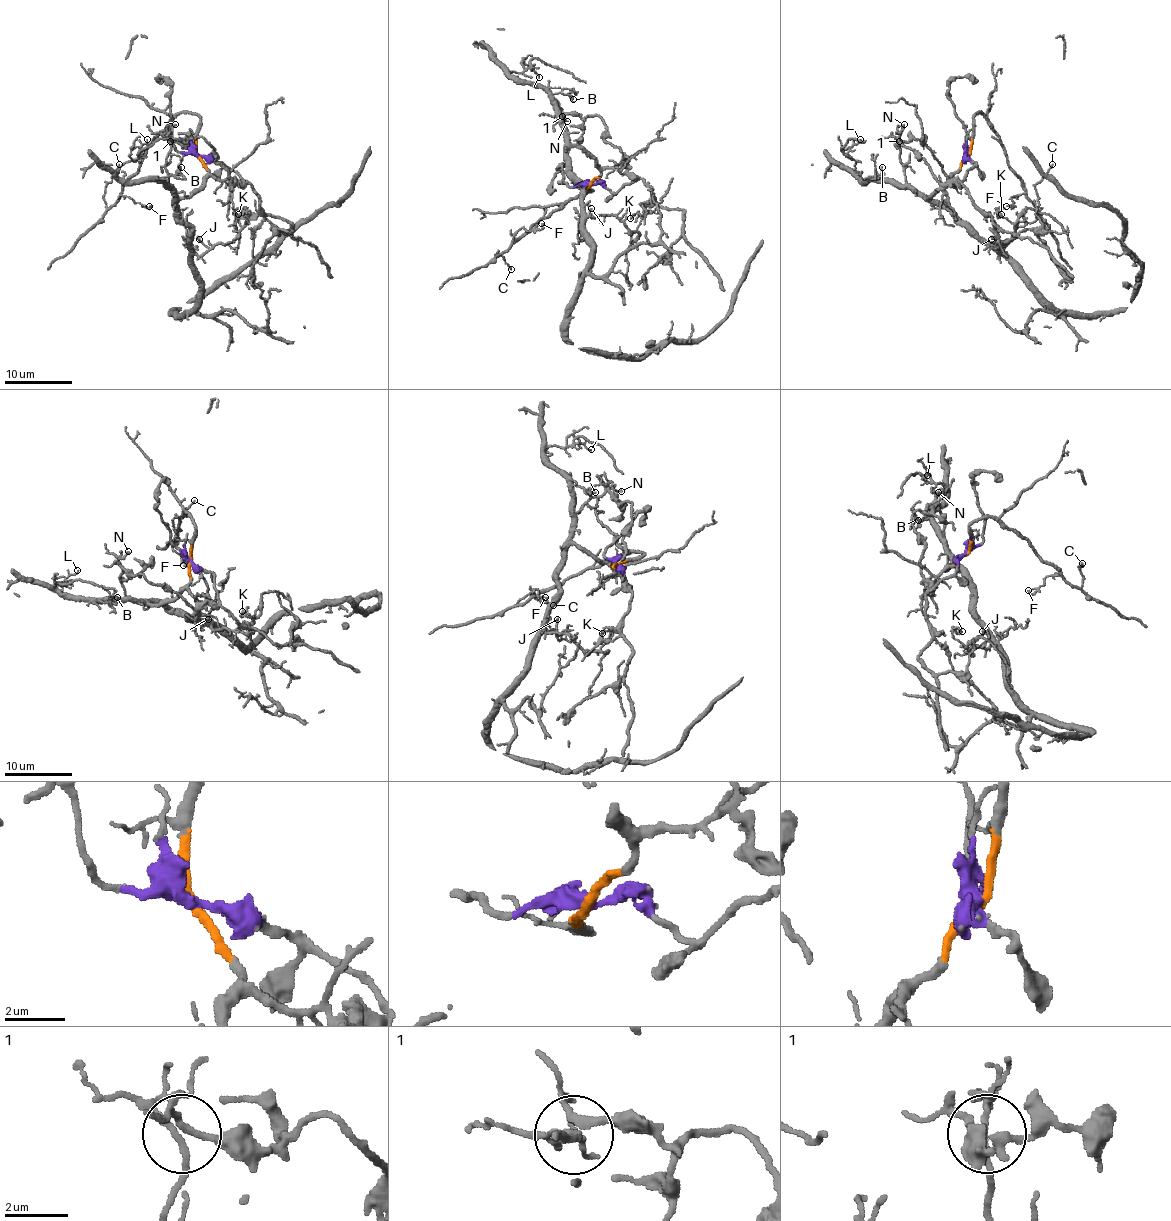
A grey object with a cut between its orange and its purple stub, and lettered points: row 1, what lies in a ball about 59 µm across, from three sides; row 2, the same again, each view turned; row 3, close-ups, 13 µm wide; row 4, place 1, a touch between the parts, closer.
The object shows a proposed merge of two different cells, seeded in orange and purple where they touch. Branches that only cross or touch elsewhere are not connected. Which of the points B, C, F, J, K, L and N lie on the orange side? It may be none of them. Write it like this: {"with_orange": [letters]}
{"with_orange": ["B", "C", "F", "J", "K", "L", "N"]}

